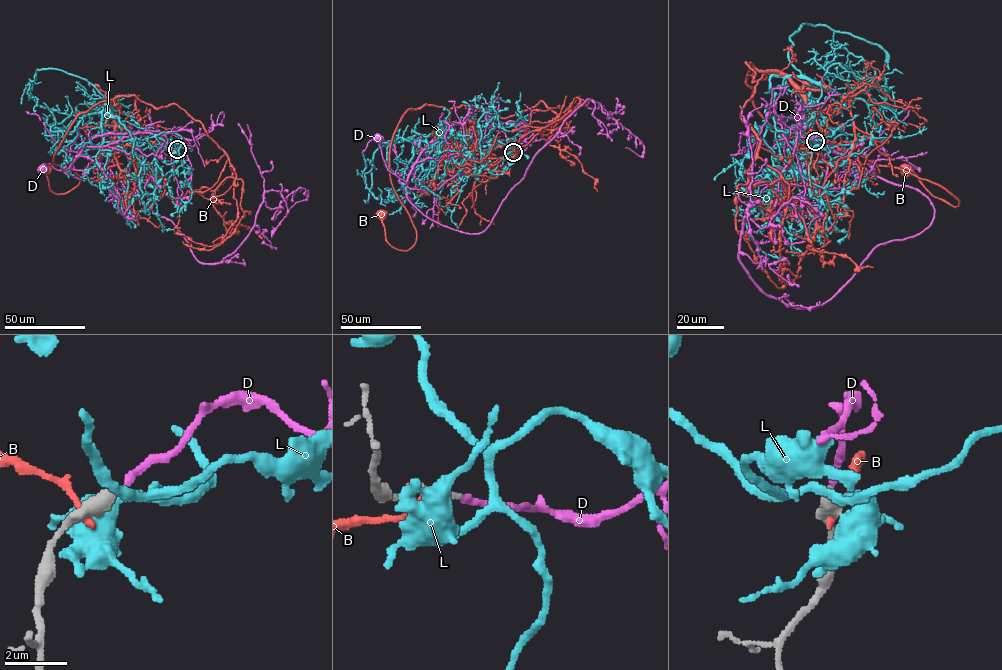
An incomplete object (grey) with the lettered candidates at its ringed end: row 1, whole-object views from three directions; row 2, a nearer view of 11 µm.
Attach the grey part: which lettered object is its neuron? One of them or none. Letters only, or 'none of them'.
D

